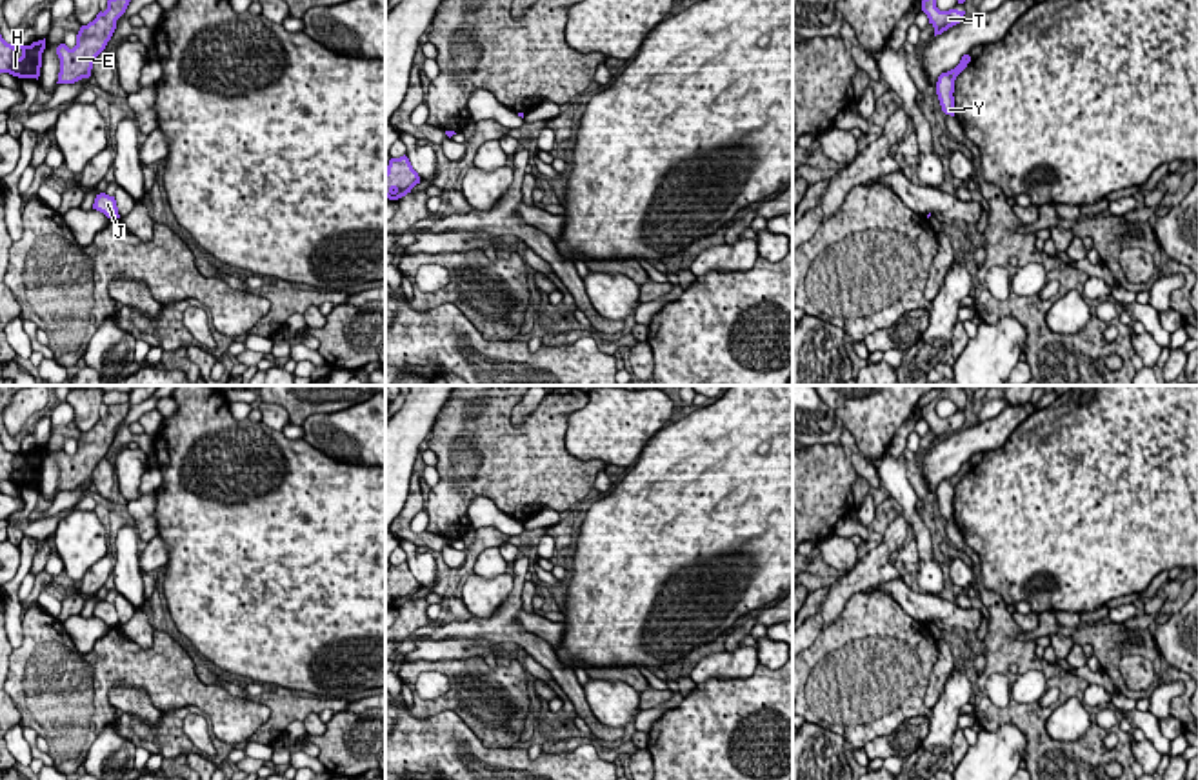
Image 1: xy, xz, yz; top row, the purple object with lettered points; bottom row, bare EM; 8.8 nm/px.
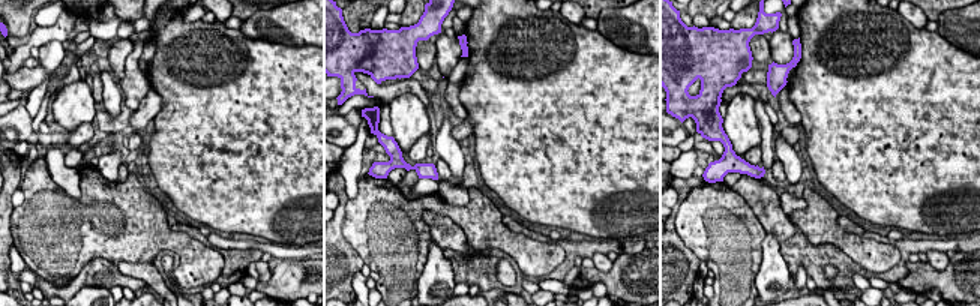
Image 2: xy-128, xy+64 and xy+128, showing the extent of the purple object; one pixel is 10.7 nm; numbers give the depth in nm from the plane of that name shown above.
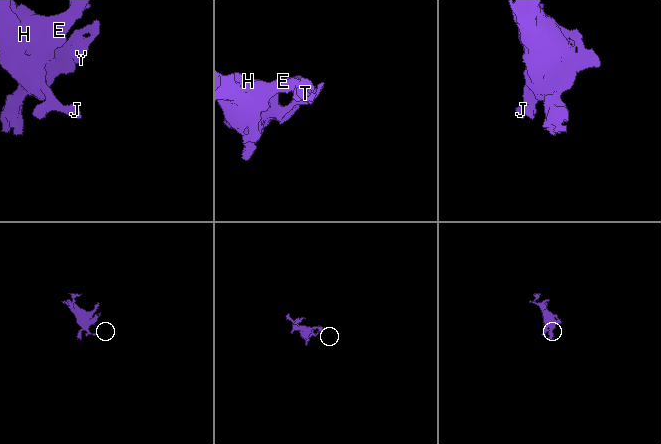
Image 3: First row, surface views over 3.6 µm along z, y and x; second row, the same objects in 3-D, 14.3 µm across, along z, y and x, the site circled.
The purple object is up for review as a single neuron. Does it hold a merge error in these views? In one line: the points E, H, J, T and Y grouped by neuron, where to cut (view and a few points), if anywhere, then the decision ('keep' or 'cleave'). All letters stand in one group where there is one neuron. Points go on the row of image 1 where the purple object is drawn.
E H J T Y | no cut | keep

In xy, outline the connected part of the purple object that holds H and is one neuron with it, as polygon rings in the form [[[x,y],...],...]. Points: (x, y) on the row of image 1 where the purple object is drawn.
[[[0,35],[0,73],[38,80],[44,49],[45,38],[33,42],[31,45],[11,45]]]

